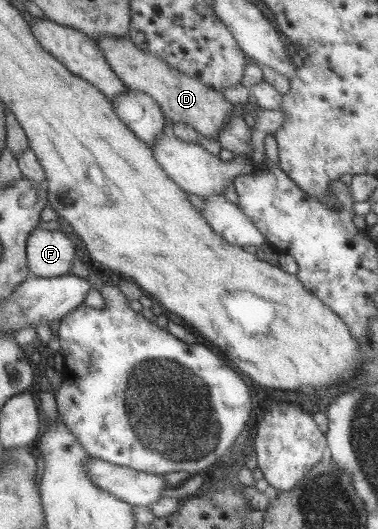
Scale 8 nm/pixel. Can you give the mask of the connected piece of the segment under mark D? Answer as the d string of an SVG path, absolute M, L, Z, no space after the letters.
M101 37L96 39L98 47L118 79L127 89L149 95L162 110L164 117L173 123L185 123L193 127L202 137L216 140L218 132L231 118L232 104L218 92L206 87L196 78L169 68L159 57L148 55L134 47L127 37Z

